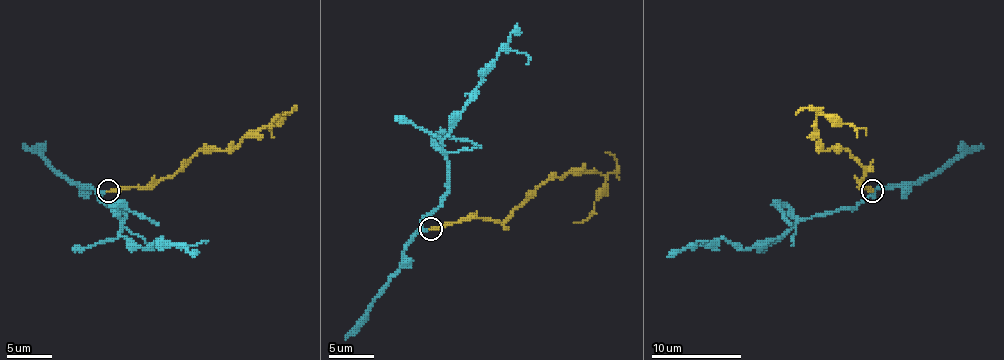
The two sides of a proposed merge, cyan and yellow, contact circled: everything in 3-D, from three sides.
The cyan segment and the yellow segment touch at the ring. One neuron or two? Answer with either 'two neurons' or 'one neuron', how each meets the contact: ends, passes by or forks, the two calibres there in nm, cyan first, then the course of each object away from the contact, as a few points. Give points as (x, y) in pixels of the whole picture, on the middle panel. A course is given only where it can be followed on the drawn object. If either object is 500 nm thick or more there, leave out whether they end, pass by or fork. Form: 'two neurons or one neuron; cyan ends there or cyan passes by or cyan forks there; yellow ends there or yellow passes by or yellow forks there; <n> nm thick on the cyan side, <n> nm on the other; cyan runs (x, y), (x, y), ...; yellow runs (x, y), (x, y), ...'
one neuron; cyan passes by; yellow ends there; 240 nm thick on the cyan side, 220 nm on the other; cyan runs (429, 229), (422, 222), (447, 191), (442, 139), (452, 121), (501, 50), (524, 53), (526, 64); yellow runs (431, 229), (479, 218), (501, 222), (549, 179), (567, 172), (601, 172), (605, 191), (594, 211), (573, 222)

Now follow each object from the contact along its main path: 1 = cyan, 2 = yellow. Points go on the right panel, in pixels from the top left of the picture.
1: (872, 191), (848, 209), (800, 218), (782, 234), (744, 250), (723, 239), (694, 245), (708, 241)
2: (872, 191), (861, 184), (866, 171), (843, 148), (823, 150), (816, 117), (834, 114), (866, 135)

